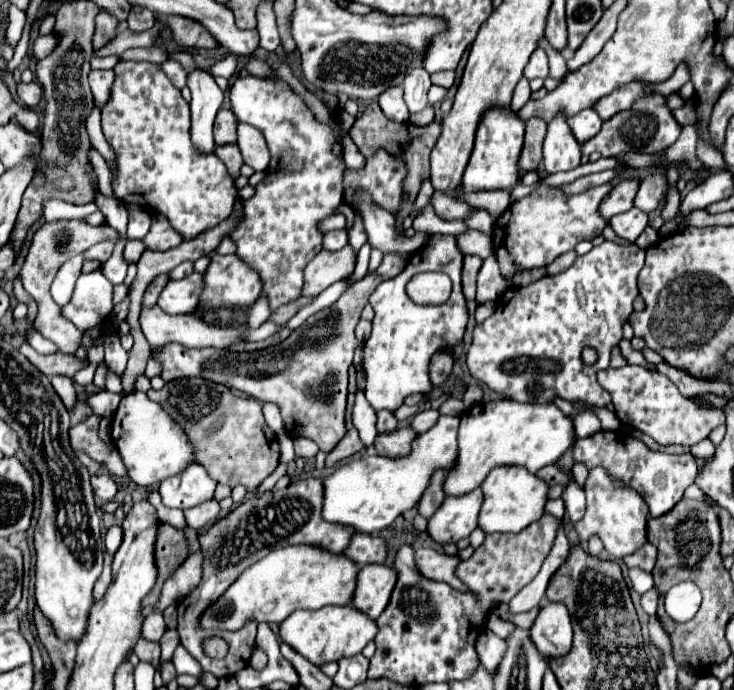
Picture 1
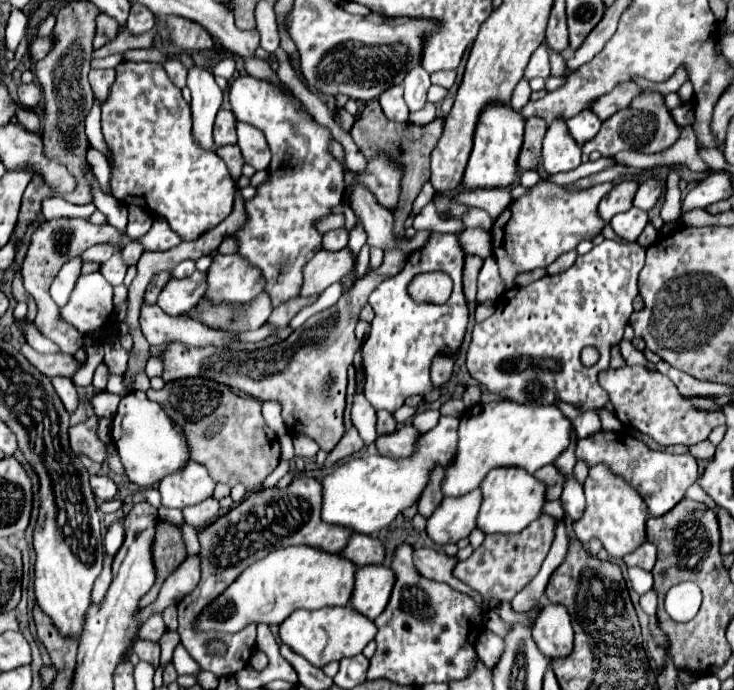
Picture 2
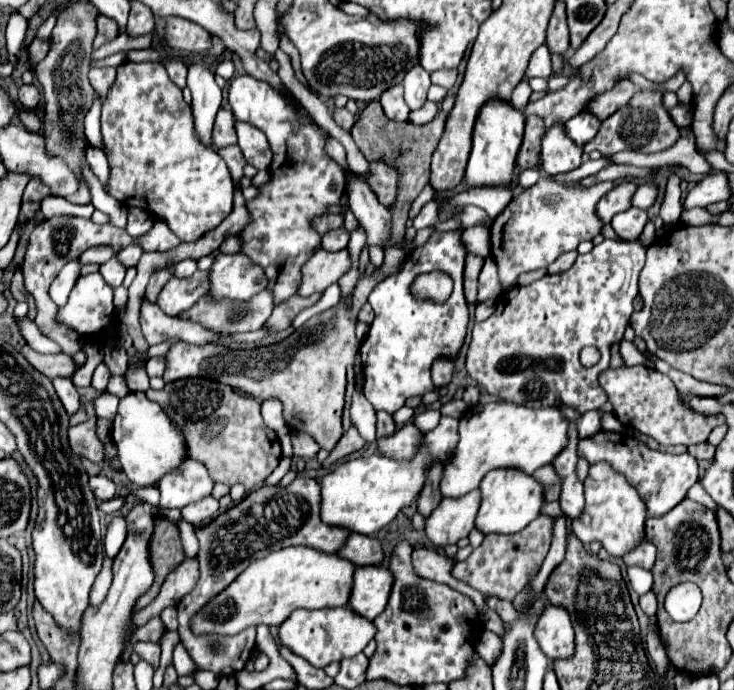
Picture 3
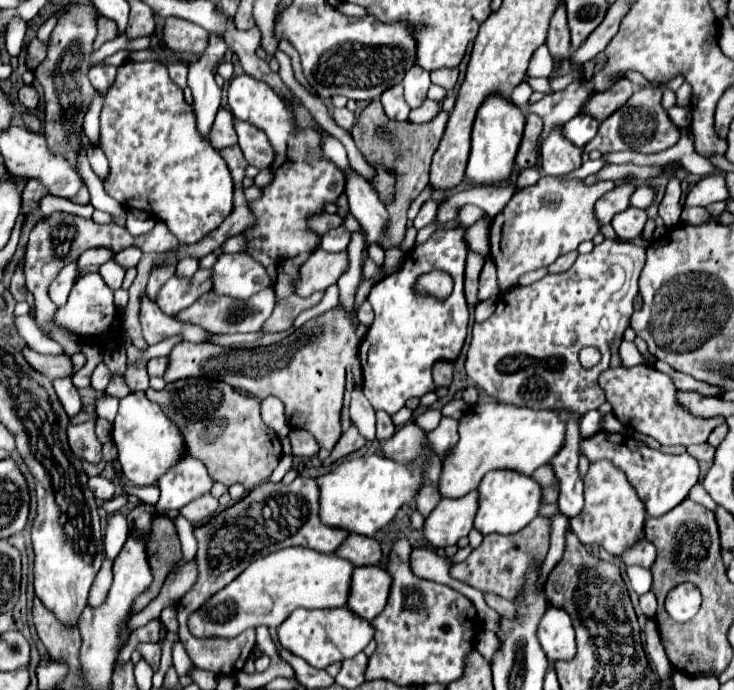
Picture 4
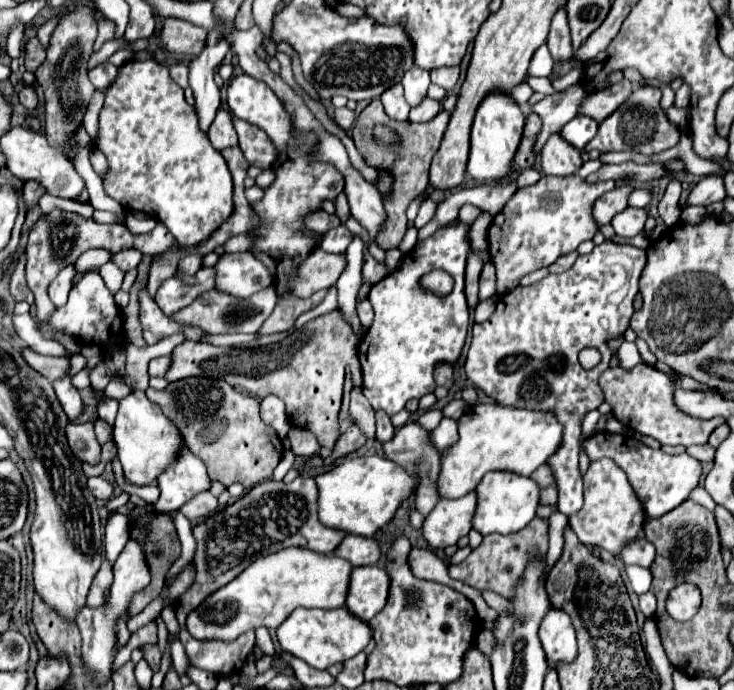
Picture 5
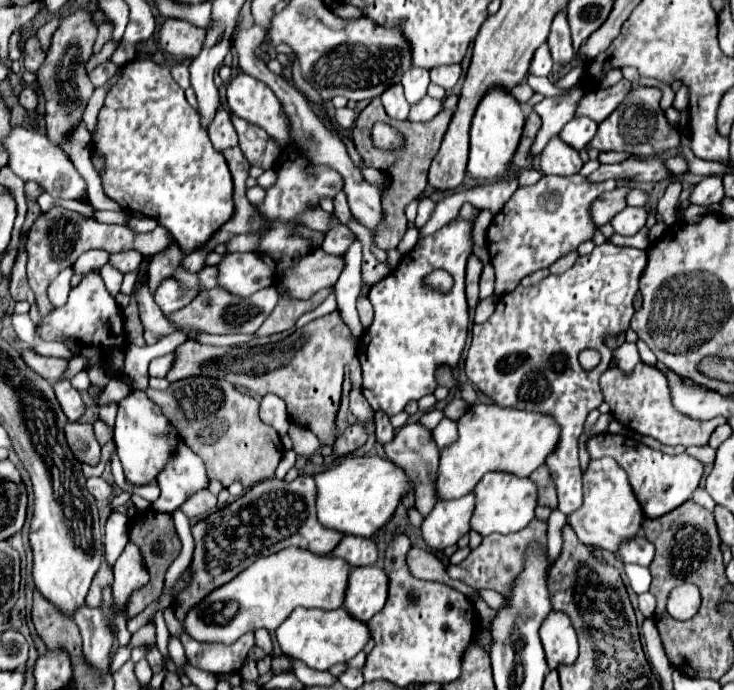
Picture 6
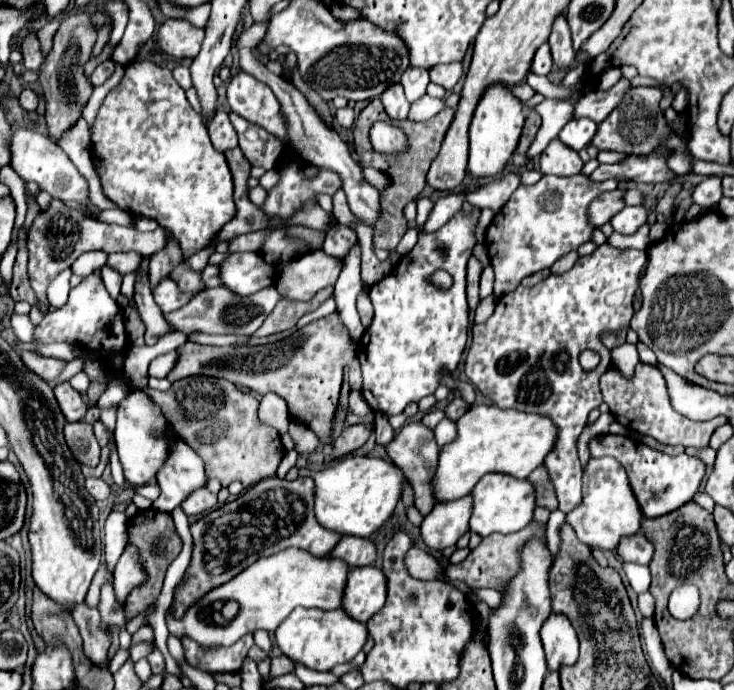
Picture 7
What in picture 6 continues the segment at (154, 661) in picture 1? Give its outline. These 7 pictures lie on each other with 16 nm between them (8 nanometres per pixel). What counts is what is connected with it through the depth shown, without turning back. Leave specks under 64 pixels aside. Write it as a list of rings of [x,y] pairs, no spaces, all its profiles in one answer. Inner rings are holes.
[[[152,646],[152,648],[150,648],[150,652],[148,652],[146,660],[150,662],[150,666],[152,666],[152,672],[154,672],[154,674],[156,674],[156,672],[162,672],[162,664],[164,664],[164,656],[160,654],[160,650],[158,650],[156,646]]]

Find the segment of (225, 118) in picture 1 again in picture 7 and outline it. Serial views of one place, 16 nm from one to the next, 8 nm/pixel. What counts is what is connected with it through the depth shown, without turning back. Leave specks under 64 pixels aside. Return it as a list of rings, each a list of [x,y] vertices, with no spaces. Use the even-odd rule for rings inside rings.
[[[224,110],[216,112],[216,116],[208,124],[208,132],[210,132],[210,140],[212,140],[214,148],[220,152],[226,152],[226,150],[232,150],[238,146],[236,130],[232,128],[228,112],[224,112]]]

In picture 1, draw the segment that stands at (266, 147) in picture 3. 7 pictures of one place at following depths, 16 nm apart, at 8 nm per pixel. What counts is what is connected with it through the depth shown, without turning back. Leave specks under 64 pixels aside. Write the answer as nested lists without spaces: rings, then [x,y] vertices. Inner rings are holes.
[[[238,124],[238,148],[242,152],[242,158],[246,164],[250,164],[256,172],[268,168],[270,152],[266,146],[266,140],[262,132],[250,124]]]

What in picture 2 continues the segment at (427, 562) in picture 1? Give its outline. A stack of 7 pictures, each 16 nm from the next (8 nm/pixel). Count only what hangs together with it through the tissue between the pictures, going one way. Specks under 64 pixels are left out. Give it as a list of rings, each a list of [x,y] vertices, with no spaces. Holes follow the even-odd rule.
[[[418,548],[414,550],[414,568],[420,576],[428,578],[428,580],[434,580],[434,582],[444,582],[448,586],[452,586],[454,590],[458,592],[464,592],[468,596],[472,596],[476,602],[480,602],[482,598],[480,596],[474,596],[472,588],[466,586],[464,582],[460,582],[458,578],[452,576],[452,570],[456,566],[456,558],[450,558],[446,554],[440,554],[432,548]]]

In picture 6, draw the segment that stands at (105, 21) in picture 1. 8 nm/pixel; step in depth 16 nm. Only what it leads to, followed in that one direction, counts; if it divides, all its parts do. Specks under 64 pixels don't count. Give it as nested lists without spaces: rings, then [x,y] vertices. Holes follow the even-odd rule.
[[[104,22],[98,26],[98,40],[94,44],[94,54],[98,54],[102,50],[102,46],[112,38],[112,30],[114,30],[114,26],[110,22]]]

